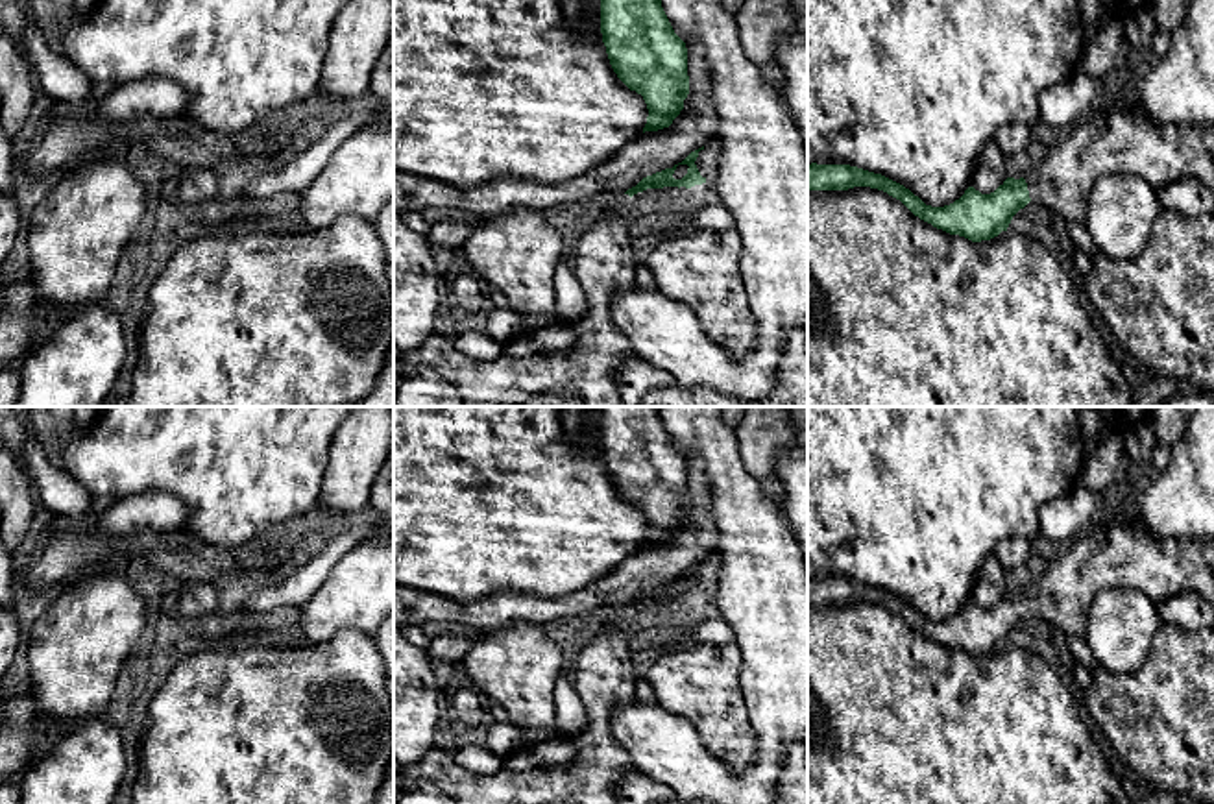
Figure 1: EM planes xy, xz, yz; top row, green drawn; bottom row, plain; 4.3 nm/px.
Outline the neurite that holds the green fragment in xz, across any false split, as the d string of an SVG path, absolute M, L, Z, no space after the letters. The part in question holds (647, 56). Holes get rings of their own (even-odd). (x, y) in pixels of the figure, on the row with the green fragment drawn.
M601 0L601 33L613 72L647 104L643 133L669 128L684 109L689 76L686 43L674 33L662 0Z

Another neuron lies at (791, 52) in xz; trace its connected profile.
M789 0L796 17L795 30L776 46L785 76L783 100L798 126L807 153L807 0Z

